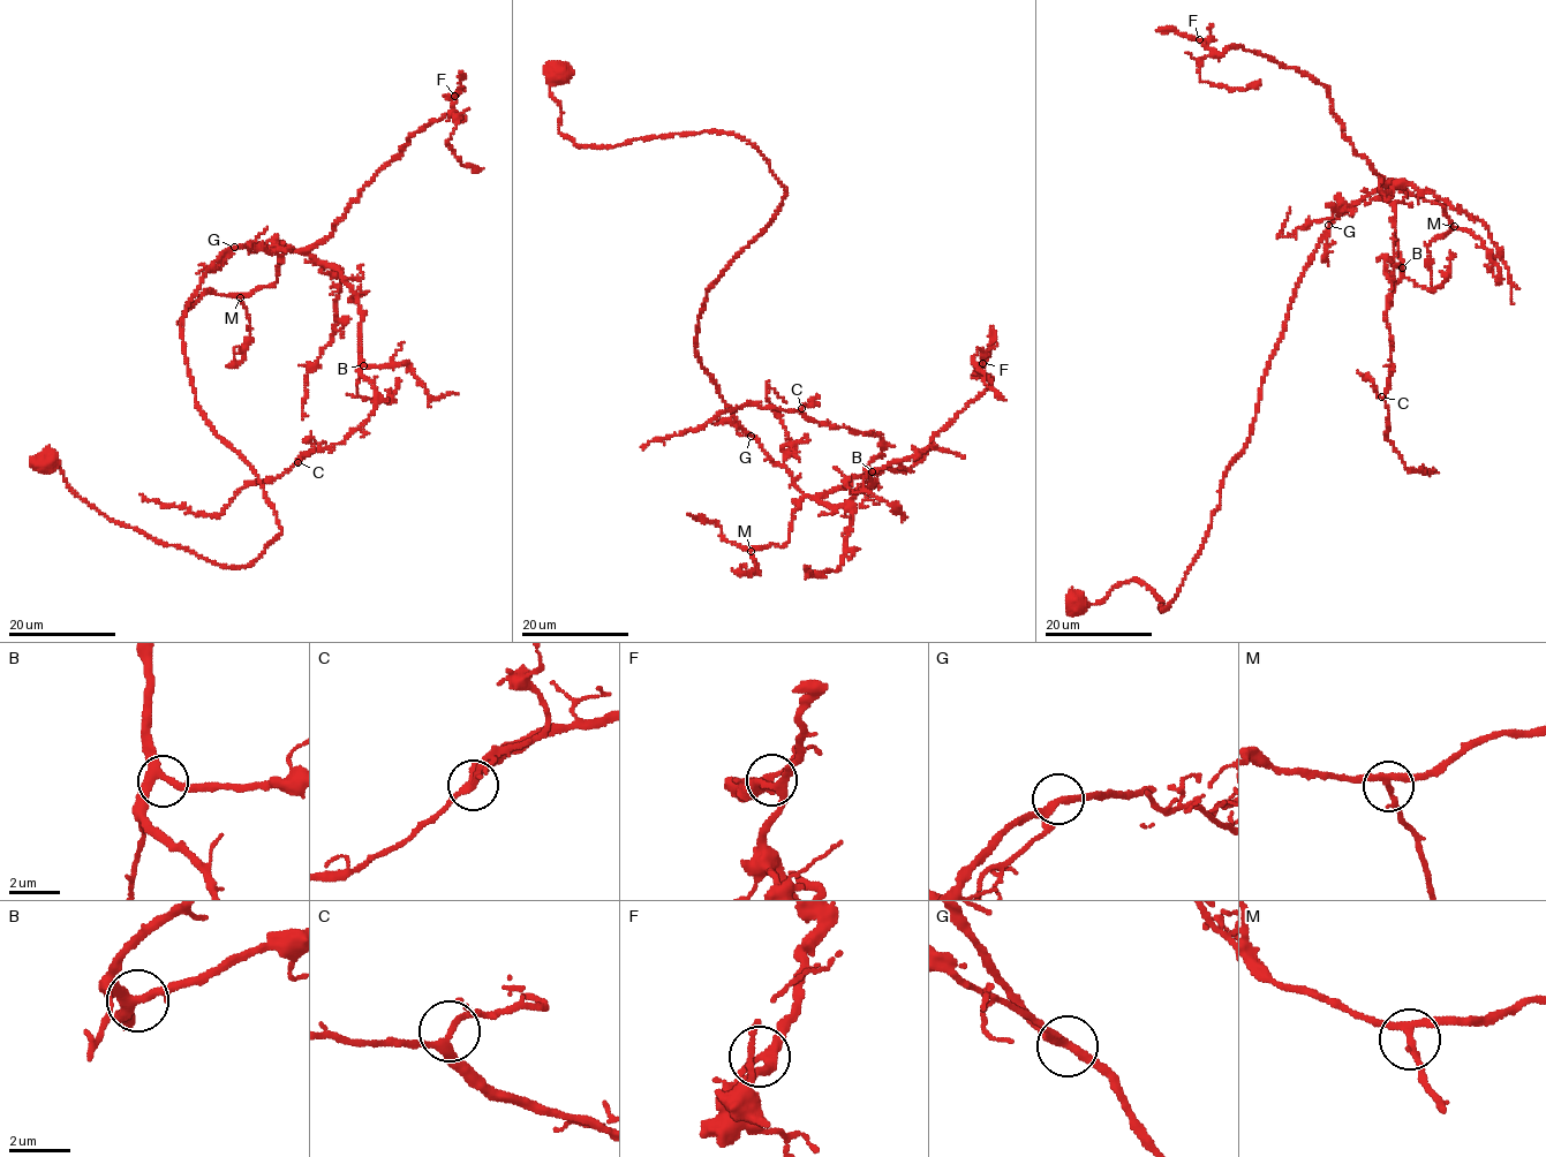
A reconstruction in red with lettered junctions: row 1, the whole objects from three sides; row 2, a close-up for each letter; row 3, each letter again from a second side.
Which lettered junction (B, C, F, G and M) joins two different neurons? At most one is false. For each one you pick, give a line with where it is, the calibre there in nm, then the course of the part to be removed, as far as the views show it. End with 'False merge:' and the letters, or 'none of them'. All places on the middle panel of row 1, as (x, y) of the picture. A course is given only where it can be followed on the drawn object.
False merge: none of them

